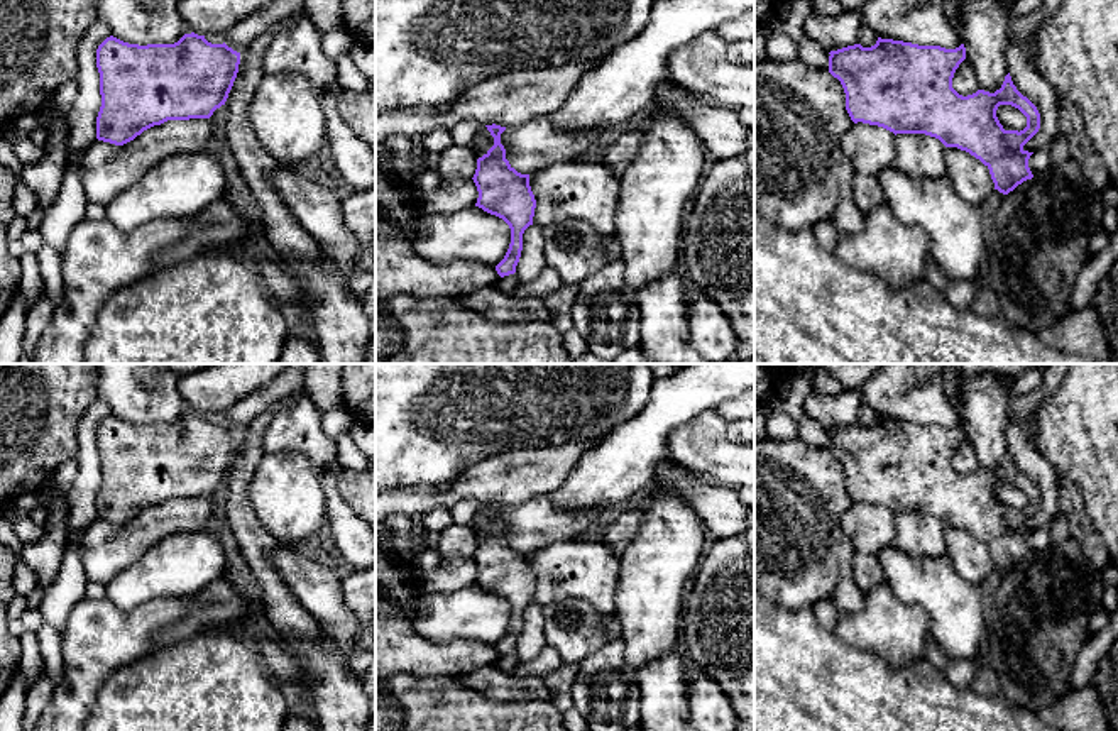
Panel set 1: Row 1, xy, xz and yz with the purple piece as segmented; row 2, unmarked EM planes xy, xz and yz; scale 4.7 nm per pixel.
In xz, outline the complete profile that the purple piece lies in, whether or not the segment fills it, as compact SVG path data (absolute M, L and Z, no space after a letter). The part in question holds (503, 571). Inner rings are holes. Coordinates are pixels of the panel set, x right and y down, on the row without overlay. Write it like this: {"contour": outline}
{"contour": "M485 504L494 525L477 538L474 562L479 570L475 585L502 597L511 607L511 623L504 638L496 645L501 657L514 653L523 629L523 613L533 604L536 579L529 553L518 552L506 538L501 513L506 506Z"}

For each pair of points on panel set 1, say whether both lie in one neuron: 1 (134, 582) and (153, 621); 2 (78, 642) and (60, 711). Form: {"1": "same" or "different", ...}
{"1": "different", "2": "same"}

